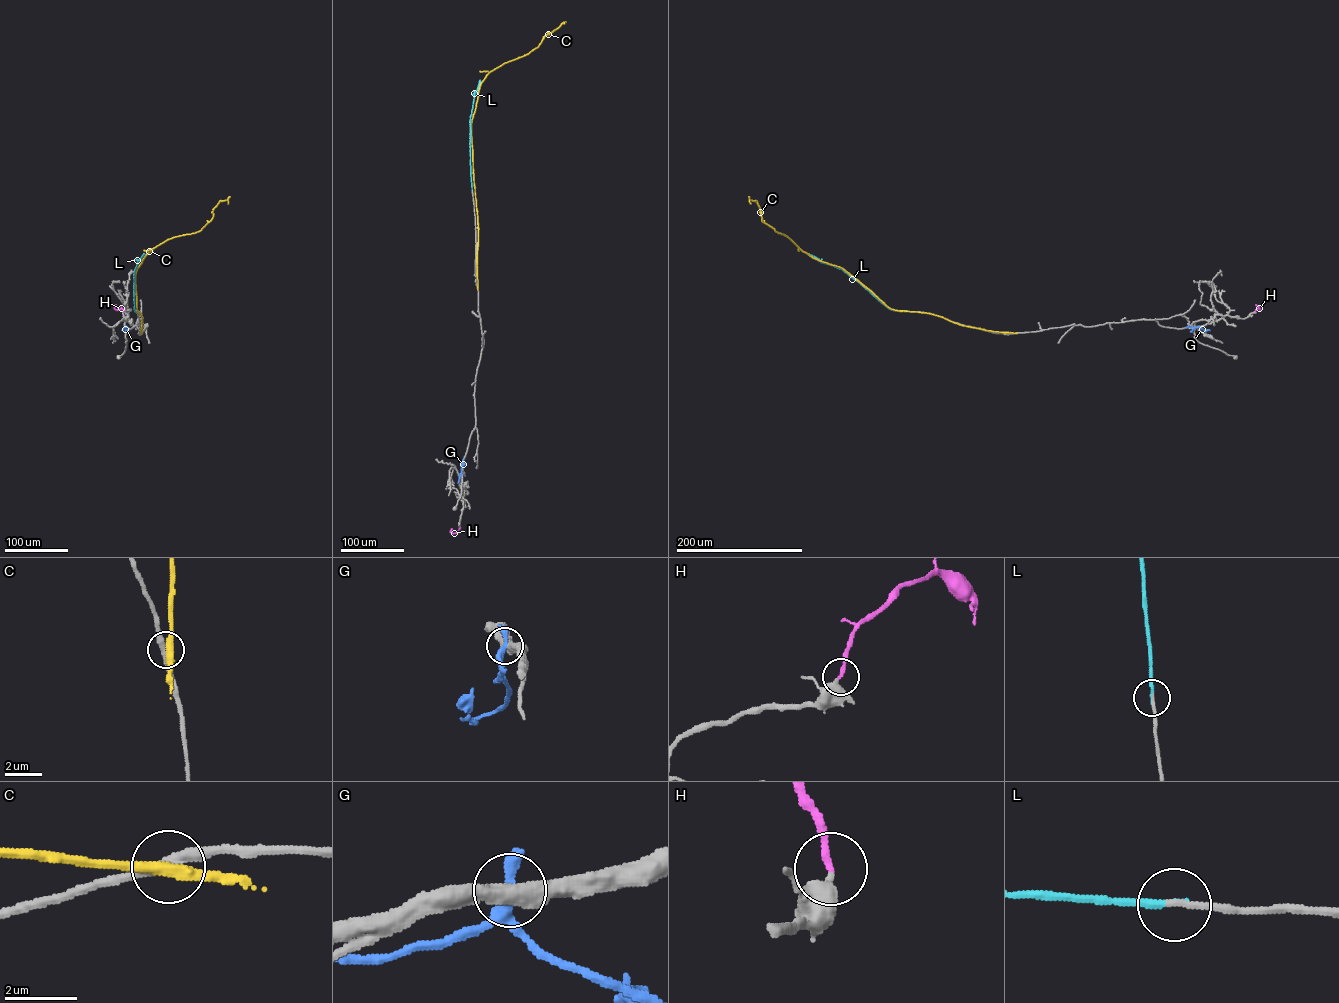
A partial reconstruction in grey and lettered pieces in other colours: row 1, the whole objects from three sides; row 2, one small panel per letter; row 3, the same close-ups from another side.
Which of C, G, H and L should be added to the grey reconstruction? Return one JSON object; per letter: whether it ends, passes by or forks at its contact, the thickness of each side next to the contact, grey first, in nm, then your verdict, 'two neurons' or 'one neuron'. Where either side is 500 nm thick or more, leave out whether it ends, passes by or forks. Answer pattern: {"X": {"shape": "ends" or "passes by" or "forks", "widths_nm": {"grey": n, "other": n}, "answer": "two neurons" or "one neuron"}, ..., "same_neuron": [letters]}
{"C": {"shape": "passes by", "widths_nm": {"grey": 280, "other": 320}, "answer": "two neurons"}, "G": {"shape": "passes by", "widths_nm": {"grey": 480, "other": 340}, "answer": "two neurons"}, "H": {"widths_nm": {"grey": 550, "other": 200}, "answer": "one neuron"}, "L": {"shape": "ends", "widths_nm": {"grey": 180, "other": 190}, "answer": "one neuron"}, "same_neuron": ["H", "L"]}

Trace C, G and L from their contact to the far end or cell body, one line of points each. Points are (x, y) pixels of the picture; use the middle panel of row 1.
C: (477, 288), (478, 228), (471, 128), (480, 85), (489, 72), (527, 54), (544, 36), (564, 24)
G: (461, 472), (463, 459)
L: (472, 189), (470, 121), (480, 80)

